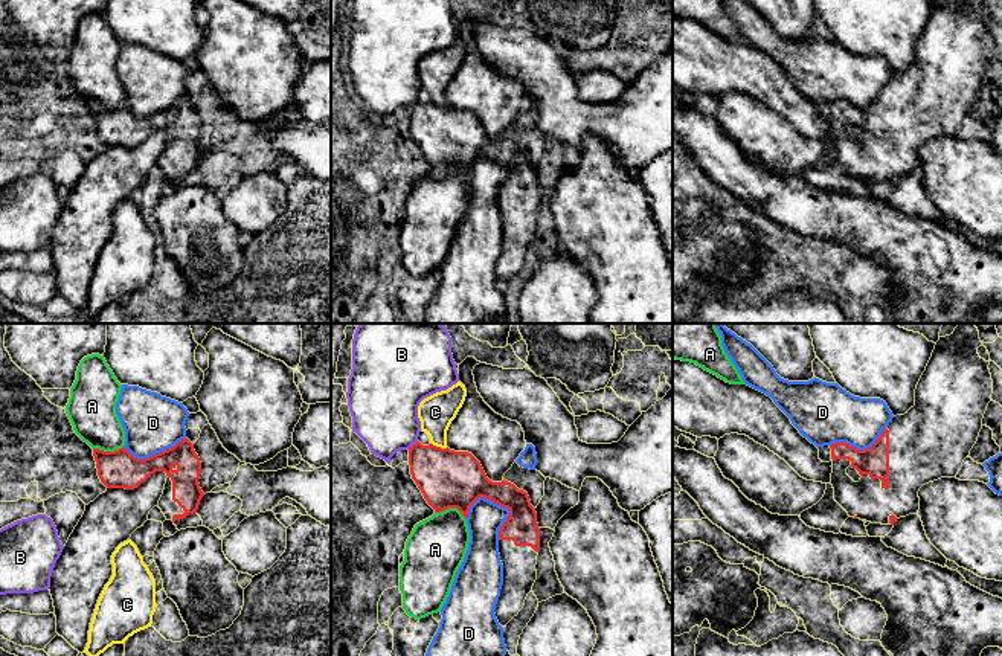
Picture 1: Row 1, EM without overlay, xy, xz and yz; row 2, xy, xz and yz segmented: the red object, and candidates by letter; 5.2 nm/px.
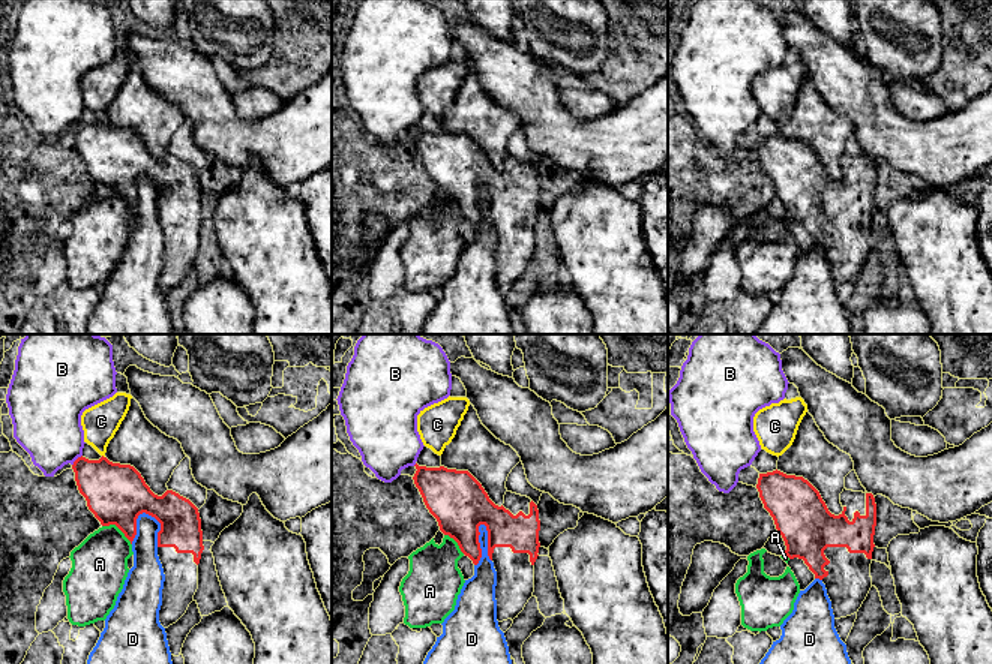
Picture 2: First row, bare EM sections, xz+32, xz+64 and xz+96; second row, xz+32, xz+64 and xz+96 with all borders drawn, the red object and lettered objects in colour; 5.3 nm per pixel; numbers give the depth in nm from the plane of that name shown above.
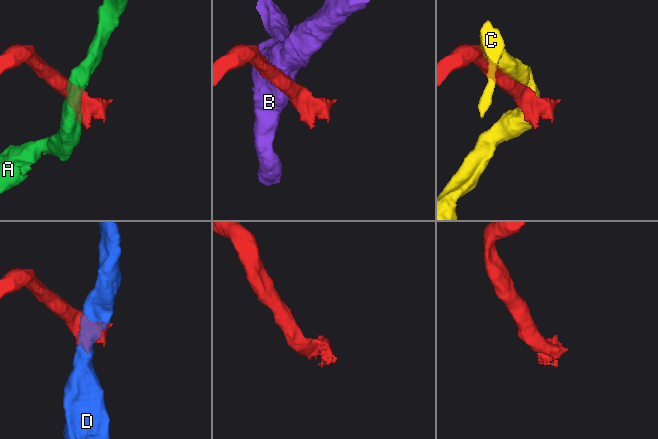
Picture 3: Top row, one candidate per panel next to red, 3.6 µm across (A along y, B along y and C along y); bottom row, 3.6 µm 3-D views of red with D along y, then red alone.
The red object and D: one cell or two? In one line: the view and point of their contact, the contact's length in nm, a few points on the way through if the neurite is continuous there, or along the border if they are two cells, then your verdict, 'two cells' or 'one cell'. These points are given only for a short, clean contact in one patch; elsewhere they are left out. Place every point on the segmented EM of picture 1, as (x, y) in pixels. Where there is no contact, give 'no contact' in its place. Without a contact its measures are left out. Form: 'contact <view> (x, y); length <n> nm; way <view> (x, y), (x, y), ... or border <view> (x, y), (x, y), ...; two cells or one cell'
contact xz (508, 508); length 260 nm; two cells

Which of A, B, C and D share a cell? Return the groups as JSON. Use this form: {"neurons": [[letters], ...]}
{"neurons": [["A"], ["B"], ["C"], ["D"]]}

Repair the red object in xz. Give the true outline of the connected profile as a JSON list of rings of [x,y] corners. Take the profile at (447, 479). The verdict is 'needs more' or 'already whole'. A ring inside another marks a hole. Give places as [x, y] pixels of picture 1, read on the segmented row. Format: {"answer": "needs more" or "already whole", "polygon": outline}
{"answer": "needs more", "polygon": [[[418,441],[409,449],[409,465],[412,479],[435,513],[458,508],[467,519],[479,497],[509,510],[499,529],[503,584],[494,610],[499,624],[506,627],[523,609],[537,580],[540,528],[528,493],[505,479],[490,481],[480,462],[468,452],[422,445]]]}

